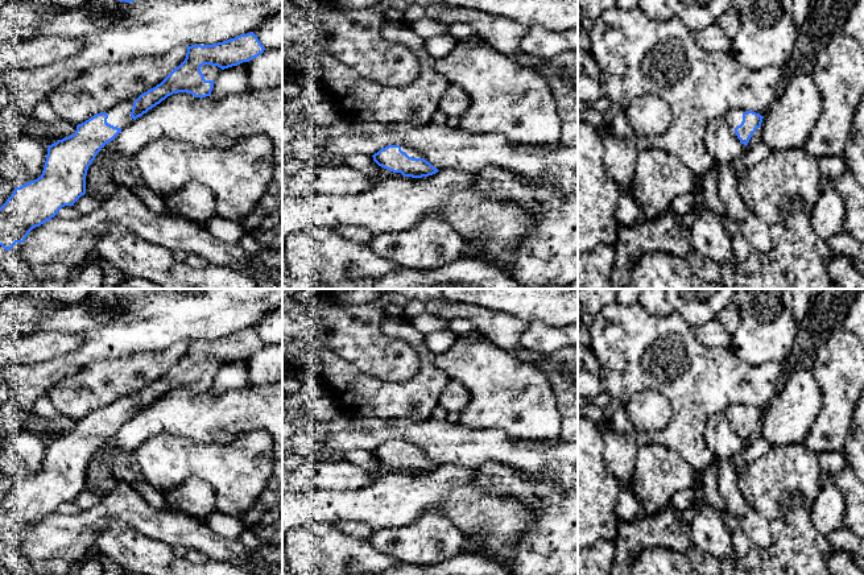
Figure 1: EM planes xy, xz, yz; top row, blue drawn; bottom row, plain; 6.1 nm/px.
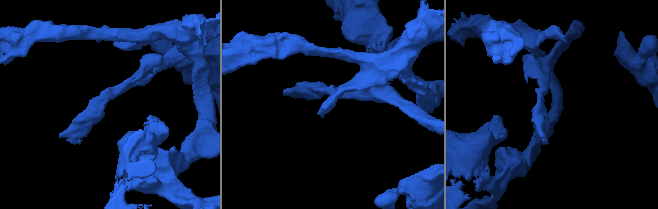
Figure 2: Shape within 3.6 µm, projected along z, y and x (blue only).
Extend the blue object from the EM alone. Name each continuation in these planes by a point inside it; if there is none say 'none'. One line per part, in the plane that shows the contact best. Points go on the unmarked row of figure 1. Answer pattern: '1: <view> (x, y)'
1: xy (211, 368)
2: yz (734, 413)

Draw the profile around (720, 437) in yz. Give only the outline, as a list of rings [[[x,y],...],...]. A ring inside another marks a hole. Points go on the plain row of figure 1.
[[[718,413],[710,418],[703,431],[703,440],[708,450],[720,459],[732,459],[743,454],[747,443],[724,413]]]

